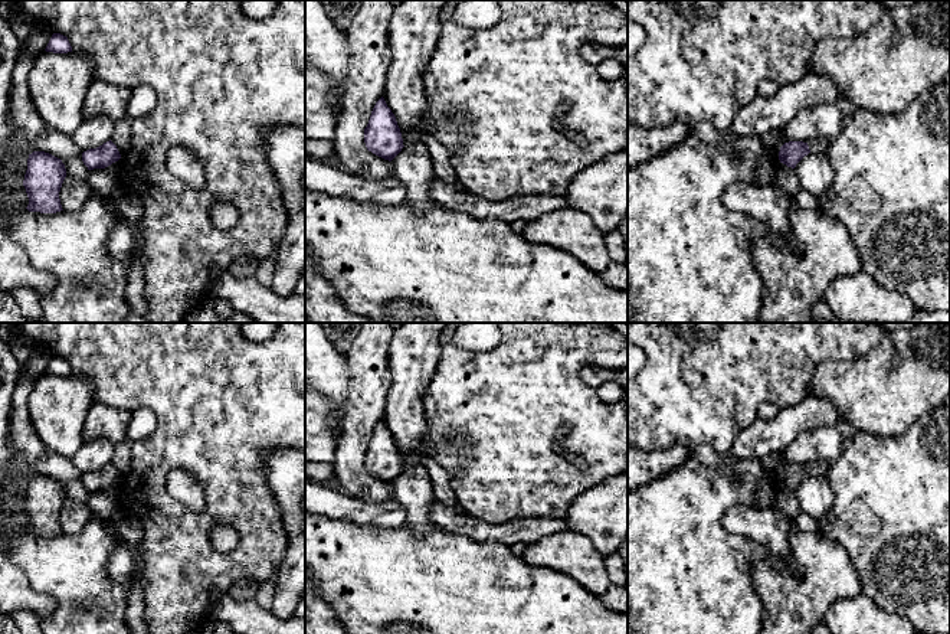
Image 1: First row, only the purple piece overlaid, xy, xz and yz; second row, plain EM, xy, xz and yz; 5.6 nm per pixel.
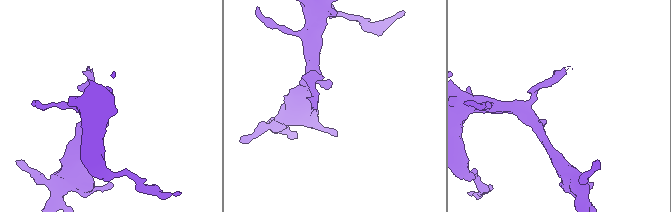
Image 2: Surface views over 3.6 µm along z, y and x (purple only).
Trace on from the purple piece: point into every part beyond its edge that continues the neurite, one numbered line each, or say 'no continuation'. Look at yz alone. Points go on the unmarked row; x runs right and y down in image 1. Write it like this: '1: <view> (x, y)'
1: yz (816, 467)

